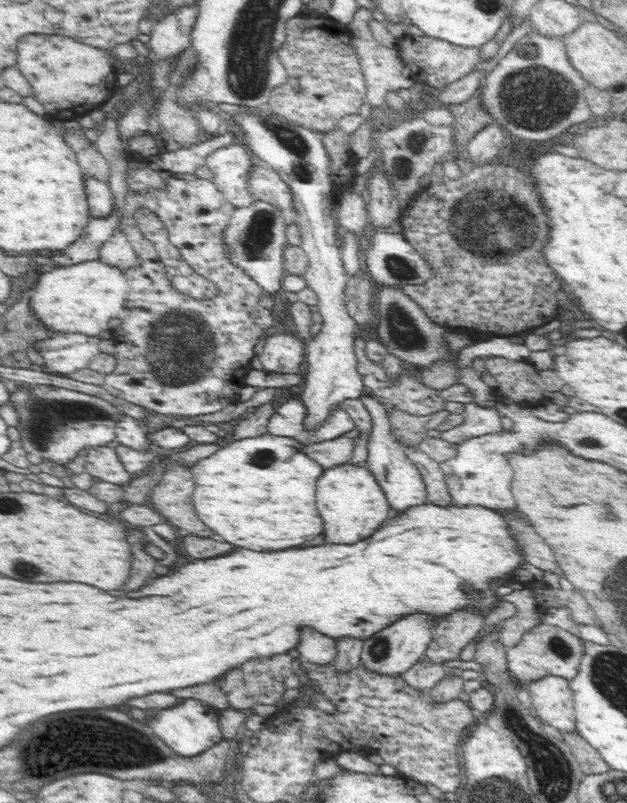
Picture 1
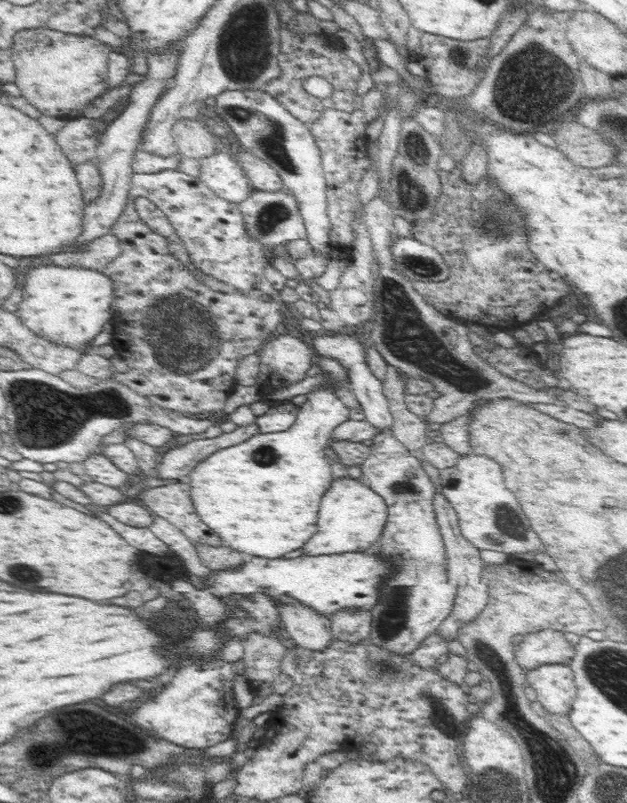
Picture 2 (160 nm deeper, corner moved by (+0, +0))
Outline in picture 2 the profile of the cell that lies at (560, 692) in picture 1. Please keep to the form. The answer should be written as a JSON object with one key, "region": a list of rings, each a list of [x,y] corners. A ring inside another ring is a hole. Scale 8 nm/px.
{"region":[[[543,664],[526,671],[525,675],[532,689],[536,690],[536,694],[538,694],[538,702],[548,712],[554,712],[554,714],[570,712],[570,706],[572,706],[574,694],[576,694],[576,682],[570,664]]]}

